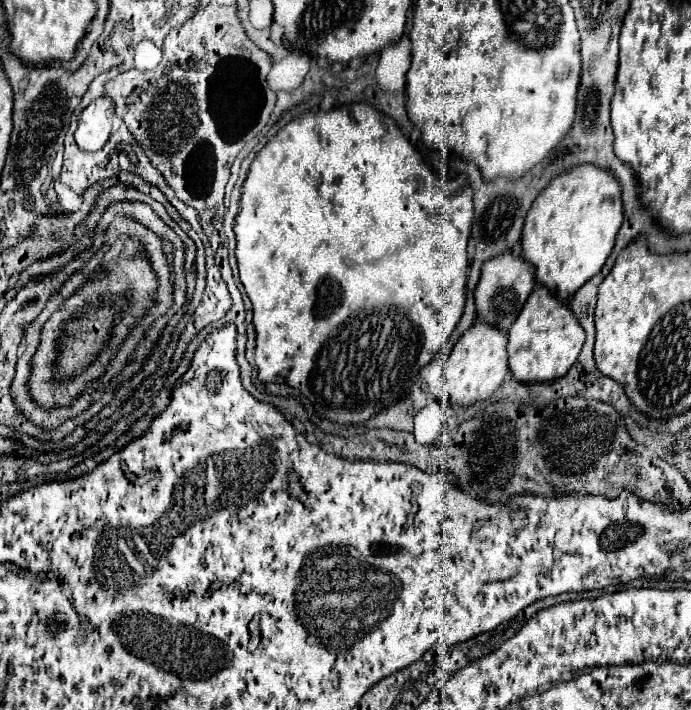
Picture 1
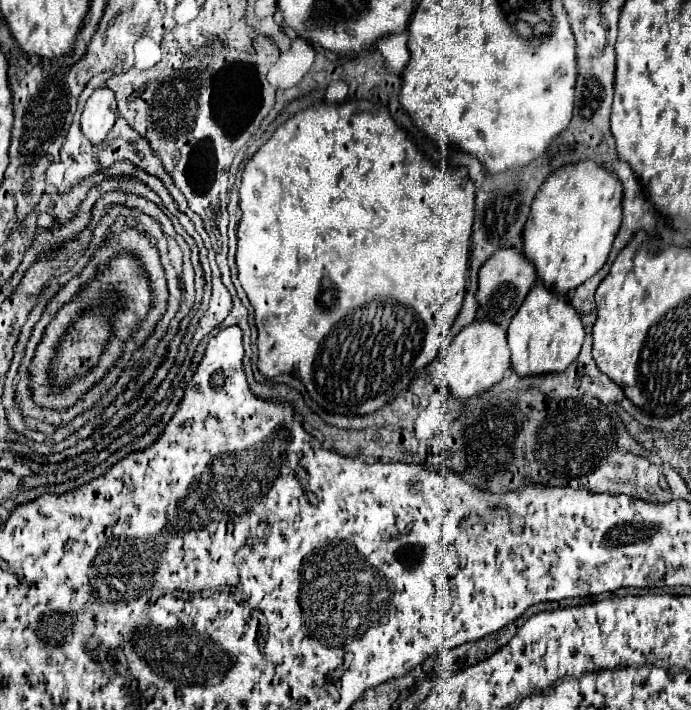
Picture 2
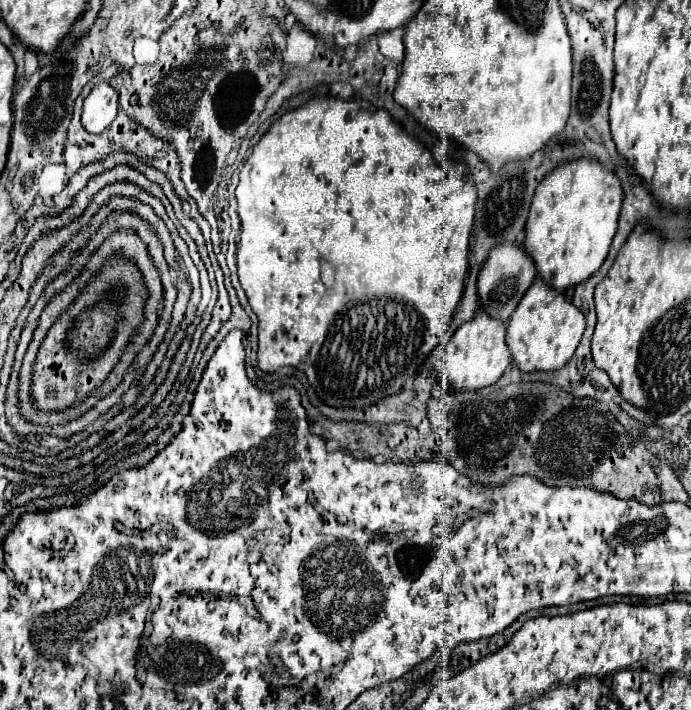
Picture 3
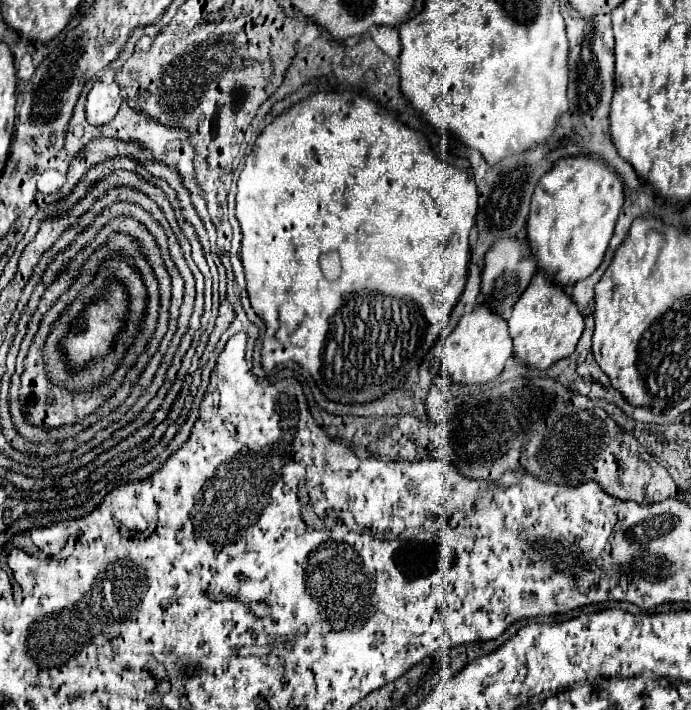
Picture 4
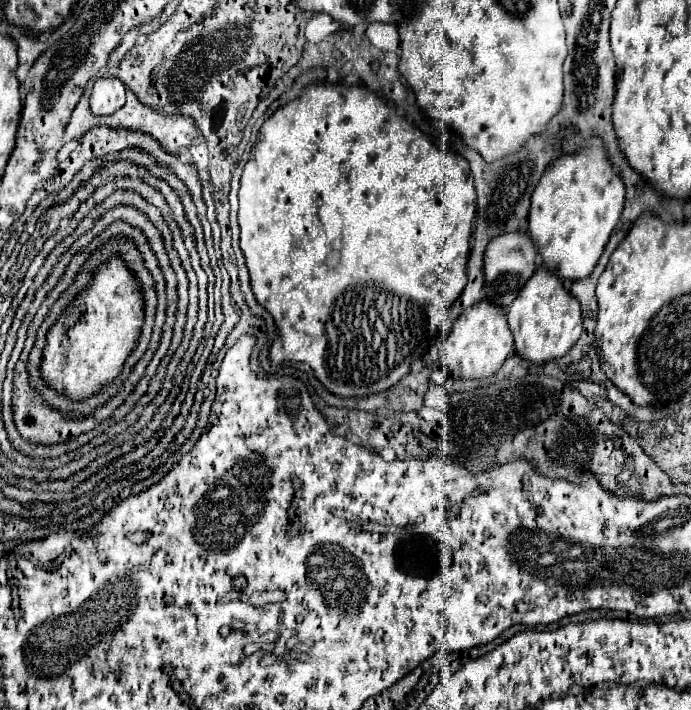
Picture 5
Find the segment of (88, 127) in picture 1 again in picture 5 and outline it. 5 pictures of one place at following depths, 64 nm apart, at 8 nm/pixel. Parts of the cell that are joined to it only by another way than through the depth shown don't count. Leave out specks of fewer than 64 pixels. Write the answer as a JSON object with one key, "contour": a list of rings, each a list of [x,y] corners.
{"contour":[[[98,78],[90,94],[90,110],[96,116],[110,116],[124,106],[124,84],[118,78]]]}

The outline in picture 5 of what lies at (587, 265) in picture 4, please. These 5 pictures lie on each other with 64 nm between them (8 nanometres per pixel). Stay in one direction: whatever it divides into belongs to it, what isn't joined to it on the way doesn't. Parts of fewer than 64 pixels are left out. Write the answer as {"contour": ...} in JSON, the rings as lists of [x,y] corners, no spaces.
{"contour":[[[592,138],[584,150],[554,160],[540,178],[538,186],[534,188],[532,206],[528,214],[528,234],[536,244],[544,260],[544,266],[562,280],[580,280],[590,276],[604,252],[604,246],[610,240],[614,226],[620,220],[622,206],[624,206],[624,182],[614,172],[600,140]]]}

